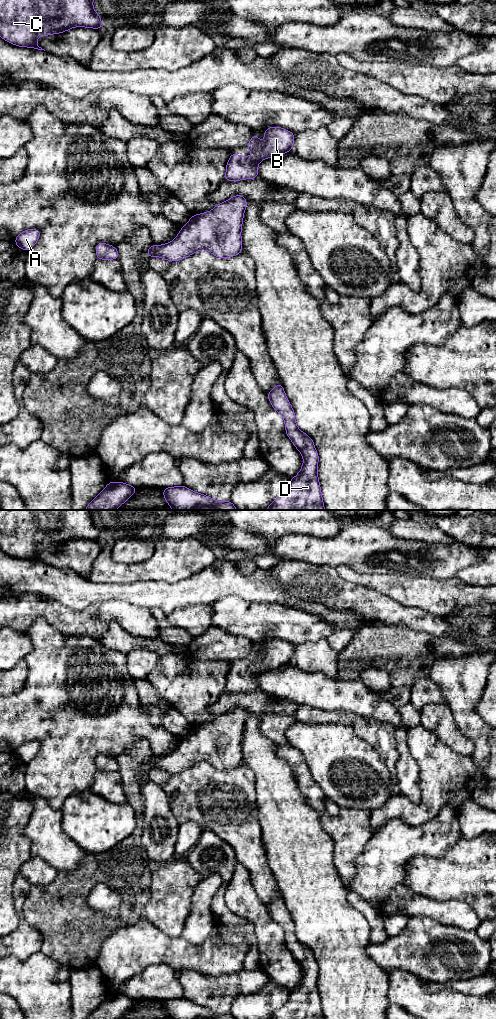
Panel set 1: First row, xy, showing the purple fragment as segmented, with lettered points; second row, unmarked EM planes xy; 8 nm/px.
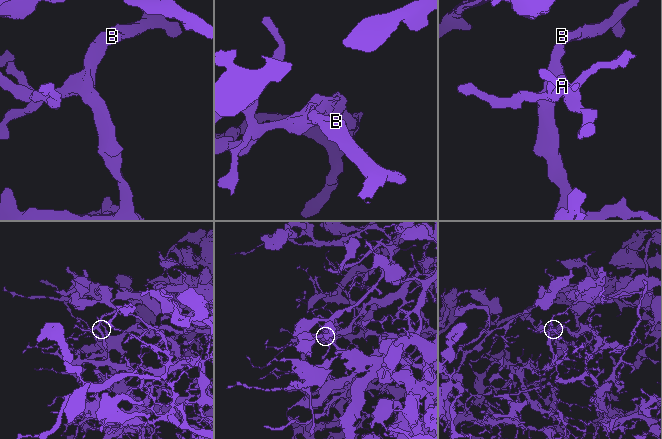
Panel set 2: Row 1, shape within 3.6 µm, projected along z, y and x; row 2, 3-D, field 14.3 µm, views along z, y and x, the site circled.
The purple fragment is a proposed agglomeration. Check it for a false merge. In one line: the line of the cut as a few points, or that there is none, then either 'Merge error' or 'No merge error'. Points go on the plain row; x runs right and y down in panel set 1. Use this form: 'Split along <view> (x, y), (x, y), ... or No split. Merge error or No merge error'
No split. No merge error

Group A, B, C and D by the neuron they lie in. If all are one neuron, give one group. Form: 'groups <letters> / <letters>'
groups A B C D

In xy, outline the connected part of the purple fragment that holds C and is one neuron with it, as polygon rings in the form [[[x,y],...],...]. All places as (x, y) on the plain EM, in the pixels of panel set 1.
[[[0,510],[0,549],[19,559],[44,562],[38,558],[38,548],[66,544],[73,539],[102,541],[101,529],[93,521],[94,510]]]

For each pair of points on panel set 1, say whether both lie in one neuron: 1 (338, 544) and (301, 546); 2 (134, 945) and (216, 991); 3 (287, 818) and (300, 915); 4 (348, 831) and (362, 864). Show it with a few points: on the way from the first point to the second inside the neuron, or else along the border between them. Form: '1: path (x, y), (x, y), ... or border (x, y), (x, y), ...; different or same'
1: path (329, 550), (310, 550); same
2: border (178, 971), (195, 970), (203, 974); different
3: path (295, 842), (300, 854), (300, 891); same
4: border (371, 835), (363, 851), (355, 860), (354, 878); different

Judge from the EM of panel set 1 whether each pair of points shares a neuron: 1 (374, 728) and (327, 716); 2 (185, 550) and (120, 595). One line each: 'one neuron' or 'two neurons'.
1: one neuron
2: two neurons

